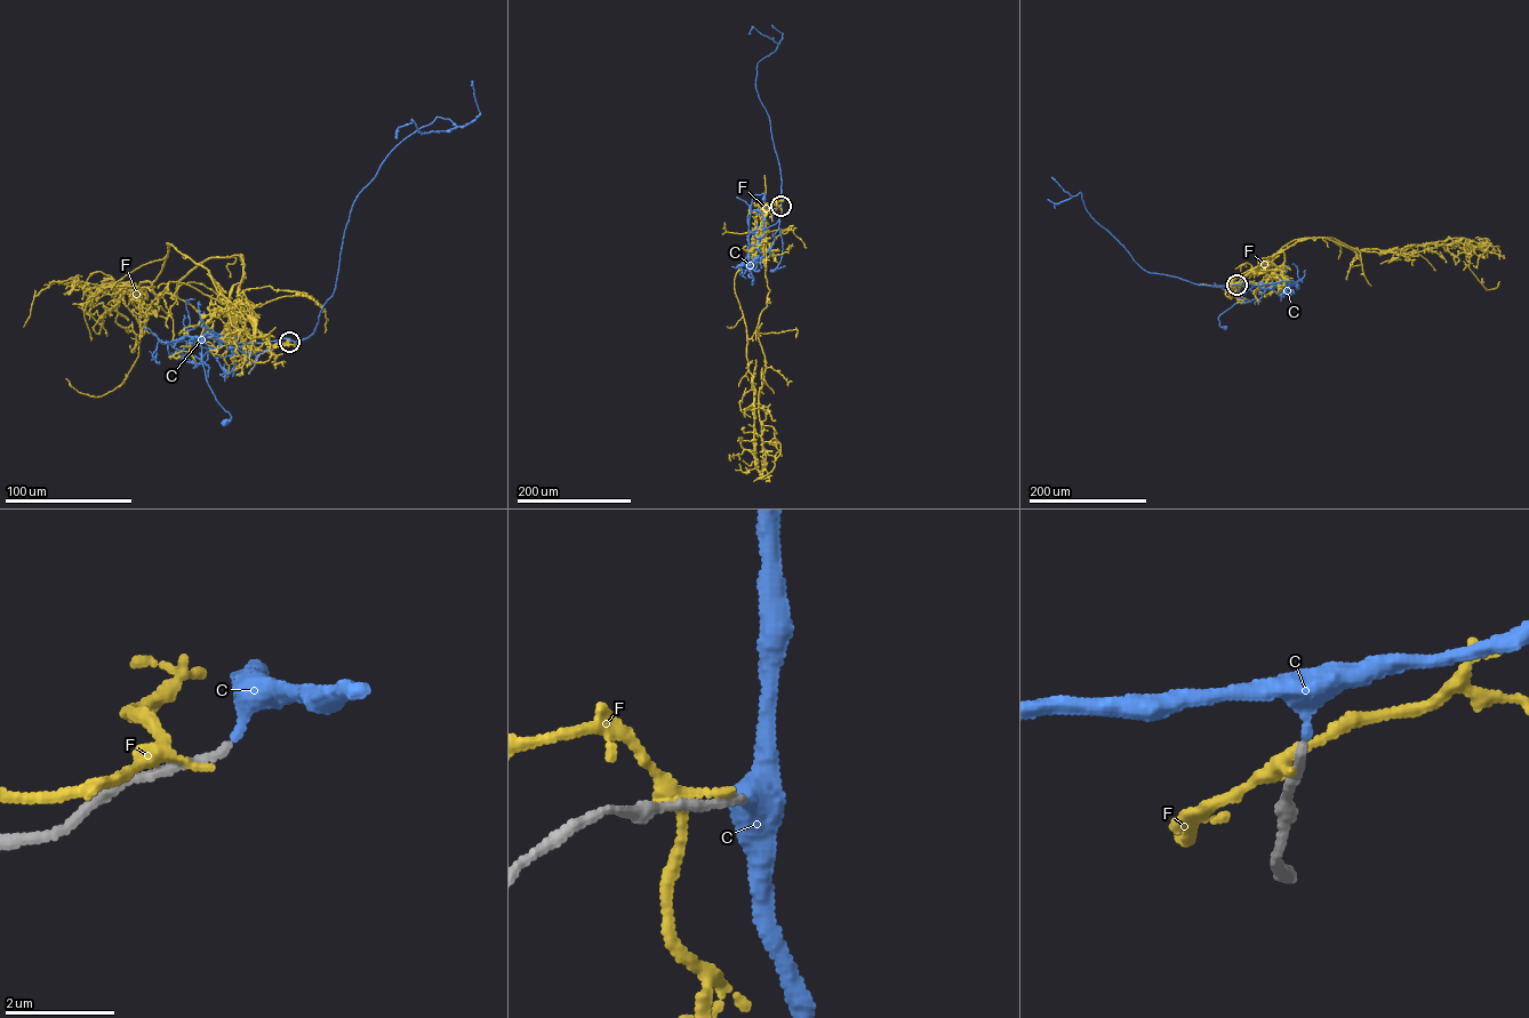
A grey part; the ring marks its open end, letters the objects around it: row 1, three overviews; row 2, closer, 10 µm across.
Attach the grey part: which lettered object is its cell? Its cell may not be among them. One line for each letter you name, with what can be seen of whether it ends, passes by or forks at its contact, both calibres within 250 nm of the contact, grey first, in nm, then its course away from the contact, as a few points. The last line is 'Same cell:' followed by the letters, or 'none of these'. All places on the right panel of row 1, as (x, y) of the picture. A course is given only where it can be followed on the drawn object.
C: It ends there. Thickness 130 nm (grey) against 320 nm. Its course: (1237, 285), (1254, 286), (1219, 315), (1219, 326), (1224, 327)
Same cell: C

